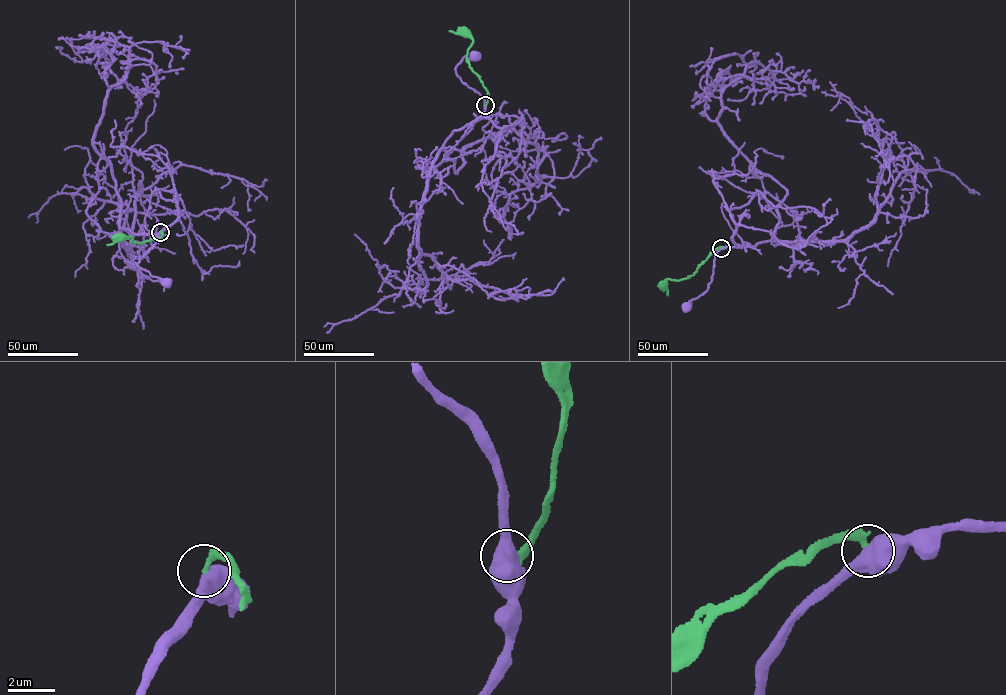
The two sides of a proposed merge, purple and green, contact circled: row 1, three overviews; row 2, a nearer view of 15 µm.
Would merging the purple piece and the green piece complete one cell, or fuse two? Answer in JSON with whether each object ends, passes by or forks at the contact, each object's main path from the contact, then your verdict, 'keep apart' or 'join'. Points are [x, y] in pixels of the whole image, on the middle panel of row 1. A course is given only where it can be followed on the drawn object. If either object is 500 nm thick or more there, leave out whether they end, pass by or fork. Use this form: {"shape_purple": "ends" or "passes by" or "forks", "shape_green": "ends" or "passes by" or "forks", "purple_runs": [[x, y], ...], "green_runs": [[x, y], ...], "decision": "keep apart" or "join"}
{"purple_runs": [[484, 105], [483, 97], [462, 81], [455, 69], [465, 56], [470, 59], [475, 56]], "green_runs": [[485, 105], [487, 90], [466, 58], [472, 38], [465, 31]], "decision": "keep apart"}

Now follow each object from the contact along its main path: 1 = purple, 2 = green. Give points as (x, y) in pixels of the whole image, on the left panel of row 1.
1: (160, 232), (154, 247), (136, 264), (159, 277), (164, 284), (166, 282)
2: (160, 232), (161, 237), (139, 243), (131, 241), (129, 236), (119, 236)

